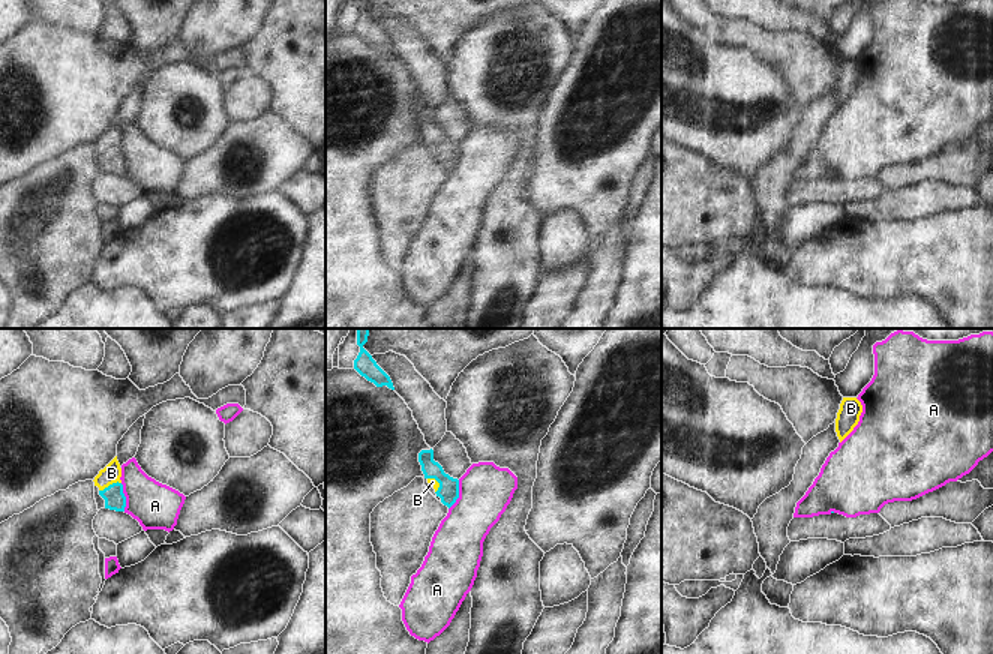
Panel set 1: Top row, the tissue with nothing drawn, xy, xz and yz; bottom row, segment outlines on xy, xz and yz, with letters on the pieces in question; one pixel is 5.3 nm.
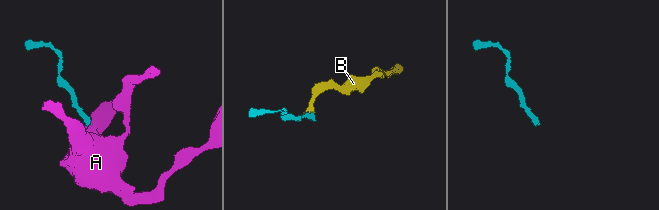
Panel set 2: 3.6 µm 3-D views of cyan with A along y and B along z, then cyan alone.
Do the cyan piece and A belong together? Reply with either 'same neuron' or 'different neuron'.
different neuron

